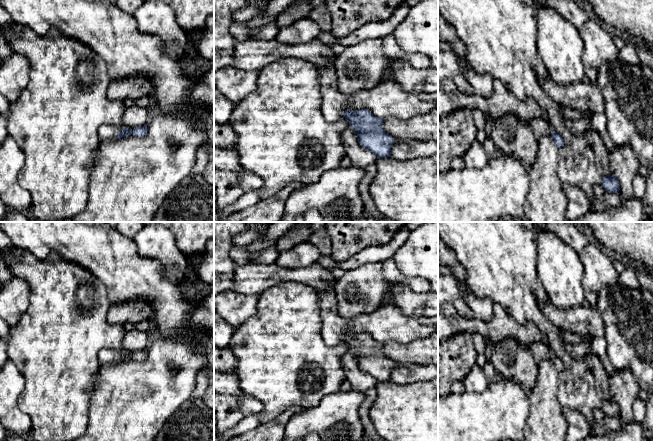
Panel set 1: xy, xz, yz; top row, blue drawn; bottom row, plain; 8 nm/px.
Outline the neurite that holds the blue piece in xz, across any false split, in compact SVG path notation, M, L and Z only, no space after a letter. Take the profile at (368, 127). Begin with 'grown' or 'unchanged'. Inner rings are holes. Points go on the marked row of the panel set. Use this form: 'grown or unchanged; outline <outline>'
grown; outline M333 63L317 67L323 102L321 111L328 122L345 118L357 134L359 144L378 158L391 157L394 138L383 131L384 119L374 116L369 110L353 111L350 96L338 89L337 75Z

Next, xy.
grown; outline M103 125L98 129L99 140L113 140L127 137L129 135L136 135L138 137L144 137L147 134L147 126L139 126L134 130L130 130L124 127L114 127L111 125Z

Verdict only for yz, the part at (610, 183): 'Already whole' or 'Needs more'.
Already whole

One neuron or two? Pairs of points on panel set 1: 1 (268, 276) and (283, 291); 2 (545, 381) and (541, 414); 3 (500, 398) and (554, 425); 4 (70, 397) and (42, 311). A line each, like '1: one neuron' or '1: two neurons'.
1: two neurons
2: one neuron
3: two neurons
4: one neuron

